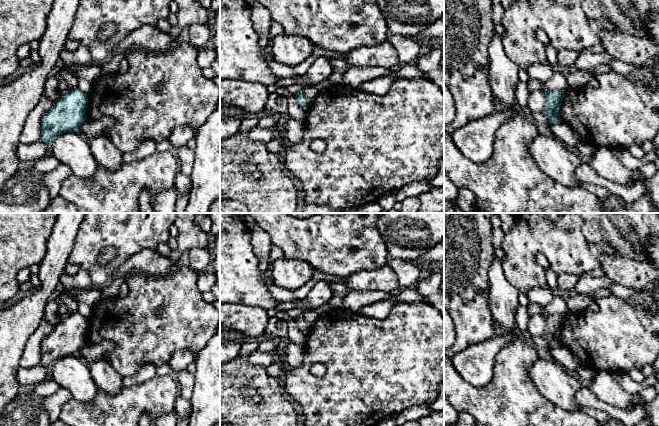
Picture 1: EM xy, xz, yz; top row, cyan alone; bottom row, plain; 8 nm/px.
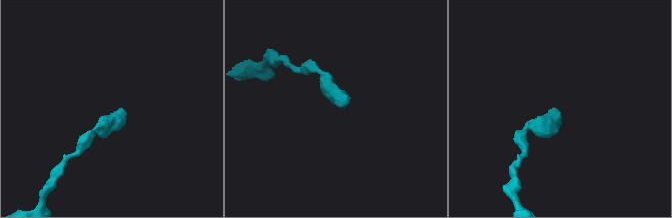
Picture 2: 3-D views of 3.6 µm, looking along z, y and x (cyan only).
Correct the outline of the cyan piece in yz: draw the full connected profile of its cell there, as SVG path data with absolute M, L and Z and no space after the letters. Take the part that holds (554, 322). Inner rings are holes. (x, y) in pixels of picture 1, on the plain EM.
M553 314L544 316L546 328L543 337L548 343L548 348L560 347L562 344L559 340L560 329L564 320L564 315Z

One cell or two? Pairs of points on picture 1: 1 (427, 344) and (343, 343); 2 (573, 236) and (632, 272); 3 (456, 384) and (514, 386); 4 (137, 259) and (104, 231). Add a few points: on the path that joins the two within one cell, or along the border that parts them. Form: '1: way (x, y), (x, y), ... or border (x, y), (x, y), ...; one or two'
1: way (406, 344), (364, 344); one
2: border (586, 238), (594, 243), (606, 241), (616, 250); two
3: way (470, 394), (500, 393); one
4: border (154, 248), (141, 248), (115, 270); two

